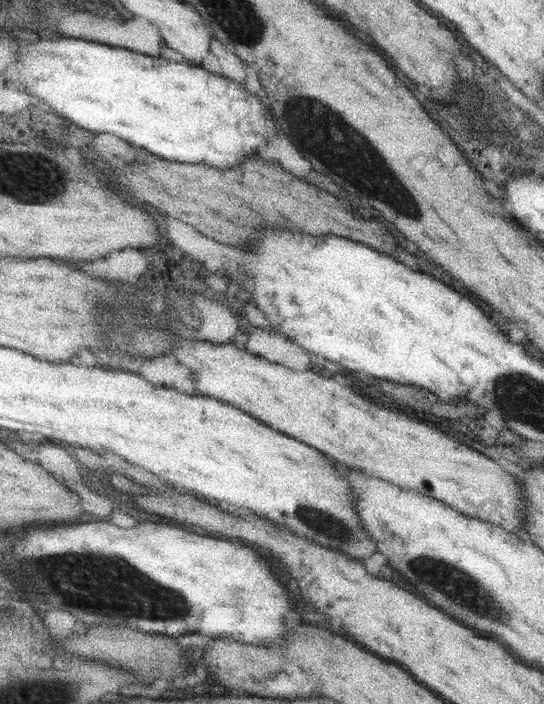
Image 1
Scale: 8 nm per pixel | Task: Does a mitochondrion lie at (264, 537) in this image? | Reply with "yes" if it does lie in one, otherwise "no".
no

